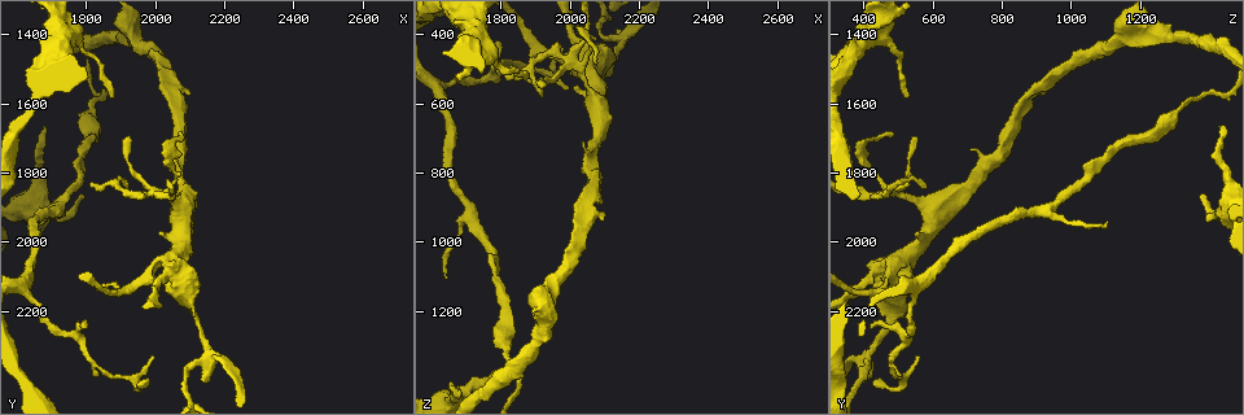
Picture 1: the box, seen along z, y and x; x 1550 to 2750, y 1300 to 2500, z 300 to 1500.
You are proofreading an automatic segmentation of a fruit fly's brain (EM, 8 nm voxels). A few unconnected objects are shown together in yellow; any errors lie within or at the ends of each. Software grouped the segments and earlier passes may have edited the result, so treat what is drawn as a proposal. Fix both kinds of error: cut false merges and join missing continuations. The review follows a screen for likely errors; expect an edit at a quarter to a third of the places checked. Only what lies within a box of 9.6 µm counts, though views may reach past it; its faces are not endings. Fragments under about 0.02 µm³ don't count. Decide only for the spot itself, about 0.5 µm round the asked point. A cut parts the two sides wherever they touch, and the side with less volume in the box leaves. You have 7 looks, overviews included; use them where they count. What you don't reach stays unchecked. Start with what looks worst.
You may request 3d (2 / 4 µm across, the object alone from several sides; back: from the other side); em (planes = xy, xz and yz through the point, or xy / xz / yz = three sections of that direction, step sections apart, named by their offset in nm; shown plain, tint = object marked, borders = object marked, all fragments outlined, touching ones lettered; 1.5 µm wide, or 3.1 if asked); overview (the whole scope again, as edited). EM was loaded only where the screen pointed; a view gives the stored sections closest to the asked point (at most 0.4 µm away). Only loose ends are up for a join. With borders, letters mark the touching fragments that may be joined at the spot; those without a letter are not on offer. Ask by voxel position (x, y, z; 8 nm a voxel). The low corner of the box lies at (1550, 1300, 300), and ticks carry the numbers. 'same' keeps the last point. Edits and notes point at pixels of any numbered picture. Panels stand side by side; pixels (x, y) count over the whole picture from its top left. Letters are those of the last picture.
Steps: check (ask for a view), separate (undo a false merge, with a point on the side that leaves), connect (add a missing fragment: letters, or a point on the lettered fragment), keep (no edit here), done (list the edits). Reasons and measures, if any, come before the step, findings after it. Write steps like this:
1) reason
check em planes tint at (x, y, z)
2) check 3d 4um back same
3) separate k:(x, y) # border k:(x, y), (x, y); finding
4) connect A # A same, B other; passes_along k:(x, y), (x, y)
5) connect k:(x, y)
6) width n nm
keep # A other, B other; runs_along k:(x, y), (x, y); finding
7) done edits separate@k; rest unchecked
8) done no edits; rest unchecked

a fork
check em xy step 4 borders at (2150, 2340, 410)

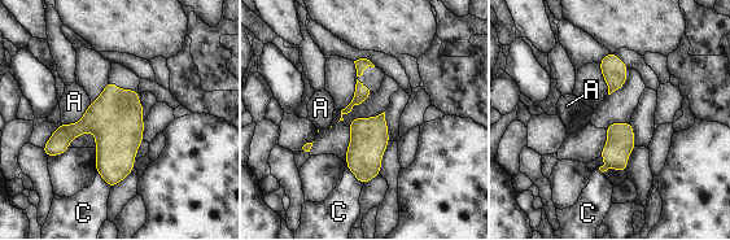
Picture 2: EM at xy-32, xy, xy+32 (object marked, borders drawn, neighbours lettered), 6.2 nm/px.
check em planes borders same

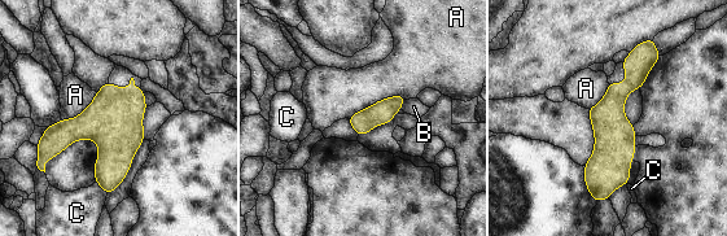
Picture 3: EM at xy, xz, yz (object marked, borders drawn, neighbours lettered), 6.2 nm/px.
keep # A other, B other, C other; runs_along 3:(644, 46), (612, 105), (605, 193); continuous, no second neuron

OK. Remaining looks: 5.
free end
check em planes borders at (1790, 1870, 1390)

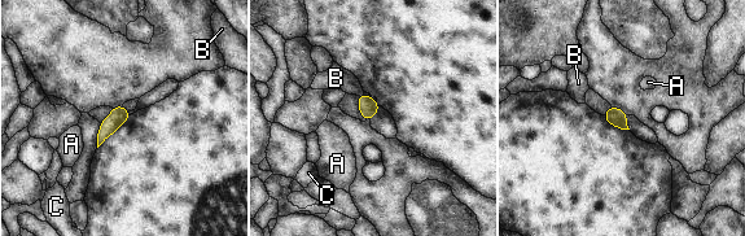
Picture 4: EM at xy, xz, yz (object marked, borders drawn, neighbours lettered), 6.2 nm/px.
keep # A other, B other, C other; border 4:(363, 91), (356, 95); no lettered fragment goes on from it

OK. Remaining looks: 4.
free end
check em planes borders at (1640, 1940, 1110)

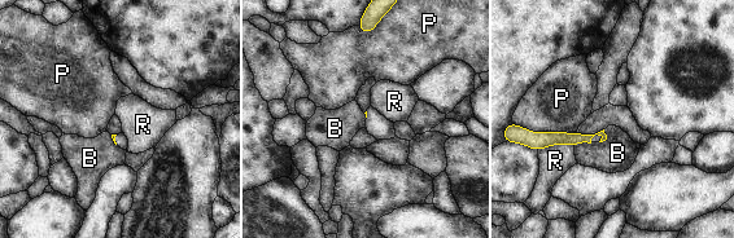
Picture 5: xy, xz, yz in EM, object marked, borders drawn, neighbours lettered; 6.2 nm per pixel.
longest_contact P 260 nm
keep # B other, P other, R other; border 5:(603, 129), (606, 139), (599, 142); no lettered fragment goes on from it

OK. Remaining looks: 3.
done no edits; rest unchecked

